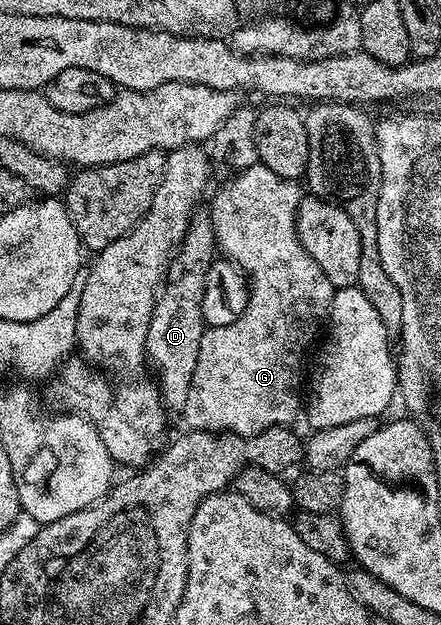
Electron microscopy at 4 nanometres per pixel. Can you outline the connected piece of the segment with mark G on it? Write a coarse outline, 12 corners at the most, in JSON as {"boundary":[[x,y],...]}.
{"boundary":[[262,163],[216,192],[250,274],[208,328],[182,416],[253,436],[302,412],[334,291],[296,233],[297,181]]}

